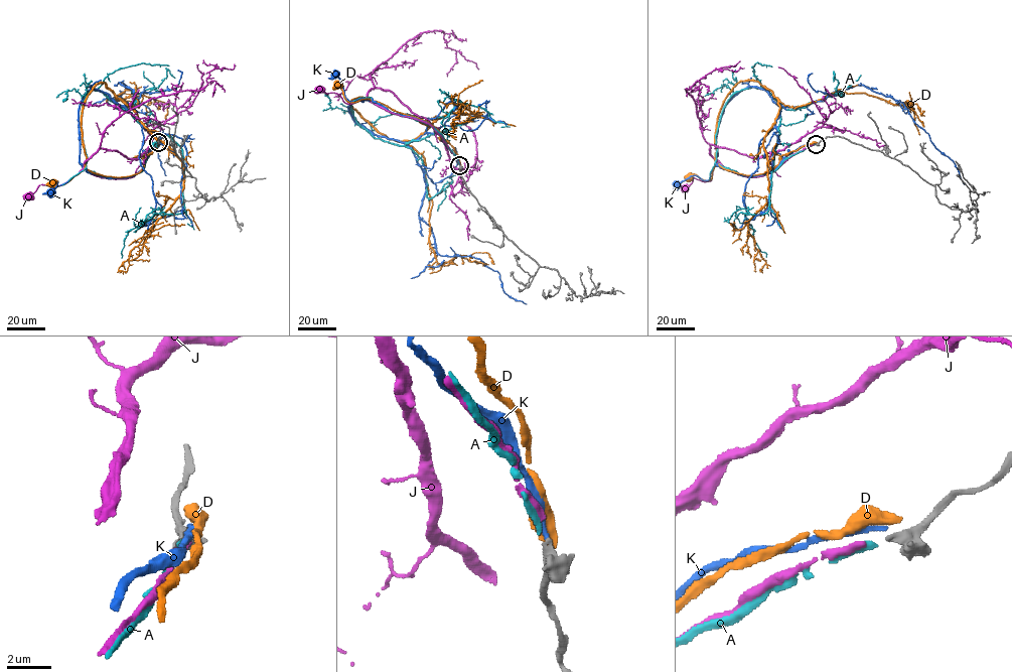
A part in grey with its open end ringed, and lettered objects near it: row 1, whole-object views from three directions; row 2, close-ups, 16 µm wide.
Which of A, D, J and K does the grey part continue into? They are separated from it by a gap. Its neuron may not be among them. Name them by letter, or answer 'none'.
A

